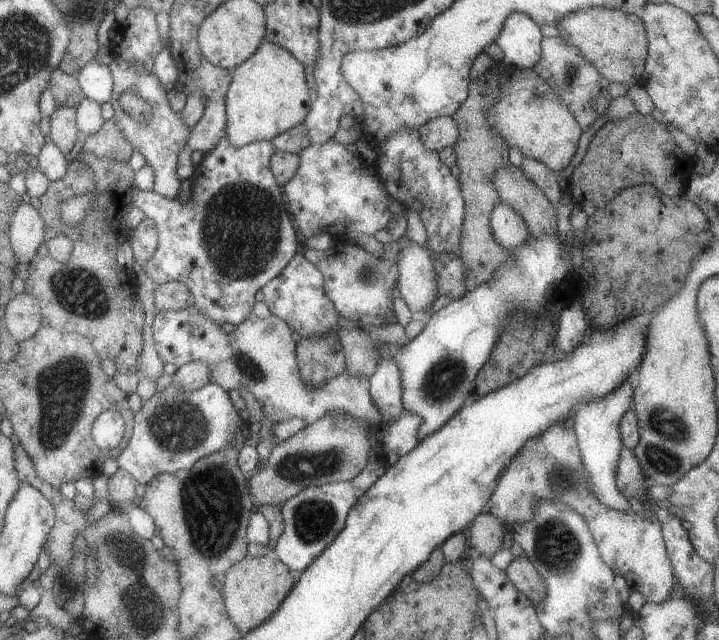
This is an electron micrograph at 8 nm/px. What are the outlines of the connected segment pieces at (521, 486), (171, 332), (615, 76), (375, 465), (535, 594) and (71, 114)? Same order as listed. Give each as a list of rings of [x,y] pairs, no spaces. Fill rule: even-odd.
[[[563,421],[547,426],[539,436],[522,444],[496,482],[485,512],[499,518],[503,526],[508,527],[529,522],[539,500],[561,502],[580,514],[593,536],[601,560],[609,568],[619,570],[629,589],[639,592],[645,603],[660,603],[669,596],[675,577],[656,516],[649,506],[645,506],[638,516],[633,512],[607,508],[597,500],[581,462],[575,430],[573,426],[565,428]]]
[[[195,306],[181,310],[161,310],[155,311],[152,322],[152,337],[154,347],[163,363],[173,364],[178,367],[188,362],[203,362],[209,368],[209,378],[211,382],[218,384],[223,390],[244,390],[253,395],[262,408],[264,416],[272,423],[289,420],[290,418],[300,418],[306,425],[315,422],[317,418],[323,418],[323,414],[329,412],[341,412],[353,418],[363,418],[377,427],[382,427],[381,414],[371,402],[369,396],[368,377],[349,376],[343,371],[335,378],[323,382],[321,386],[311,386],[307,388],[299,376],[296,362],[296,341],[294,332],[276,316],[269,315],[266,318],[257,317],[253,312],[235,326],[233,331],[226,333],[219,324],[205,318],[199,314]]]
[[[589,7],[565,14],[556,24],[558,36],[575,46],[601,76],[610,82],[620,82],[630,87],[637,85],[643,74],[643,63],[648,56],[644,24],[634,14],[617,9]]]
[[[374,432],[369,436],[369,458],[365,468],[348,481],[307,486],[295,496],[288,498],[281,506],[283,532],[276,538],[273,556],[289,570],[305,570],[324,548],[327,548],[337,533],[344,527],[348,510],[373,486],[373,483],[388,467],[386,452],[382,442],[375,440]]]
[[[525,557],[511,559],[504,569],[506,576],[515,588],[530,599],[533,604],[539,604],[545,596],[545,582],[541,580],[532,562]]]
[[[59,106],[49,117],[50,131],[48,133],[53,143],[65,155],[71,150],[78,134],[76,126],[76,108]]]

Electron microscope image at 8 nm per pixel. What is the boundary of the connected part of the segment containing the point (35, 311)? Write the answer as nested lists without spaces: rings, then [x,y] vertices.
[[[16,290],[16,295],[5,306],[5,326],[18,342],[37,332],[41,317],[37,300],[25,292],[19,294]]]

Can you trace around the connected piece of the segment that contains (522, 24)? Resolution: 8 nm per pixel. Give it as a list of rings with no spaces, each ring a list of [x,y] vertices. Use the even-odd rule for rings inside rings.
[[[512,12],[503,20],[495,43],[499,45],[505,66],[532,68],[541,58],[539,24],[520,12]]]

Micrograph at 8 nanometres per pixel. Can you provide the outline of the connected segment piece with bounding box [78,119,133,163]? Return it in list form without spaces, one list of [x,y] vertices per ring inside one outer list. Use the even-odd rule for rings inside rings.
[[[107,119],[101,124],[101,128],[95,132],[95,134],[87,135],[83,146],[80,146],[80,150],[83,152],[91,152],[95,154],[97,158],[103,158],[111,161],[116,161],[119,163],[127,163],[129,156],[133,154],[133,148],[129,141],[123,136],[123,132],[117,128],[114,119]]]

